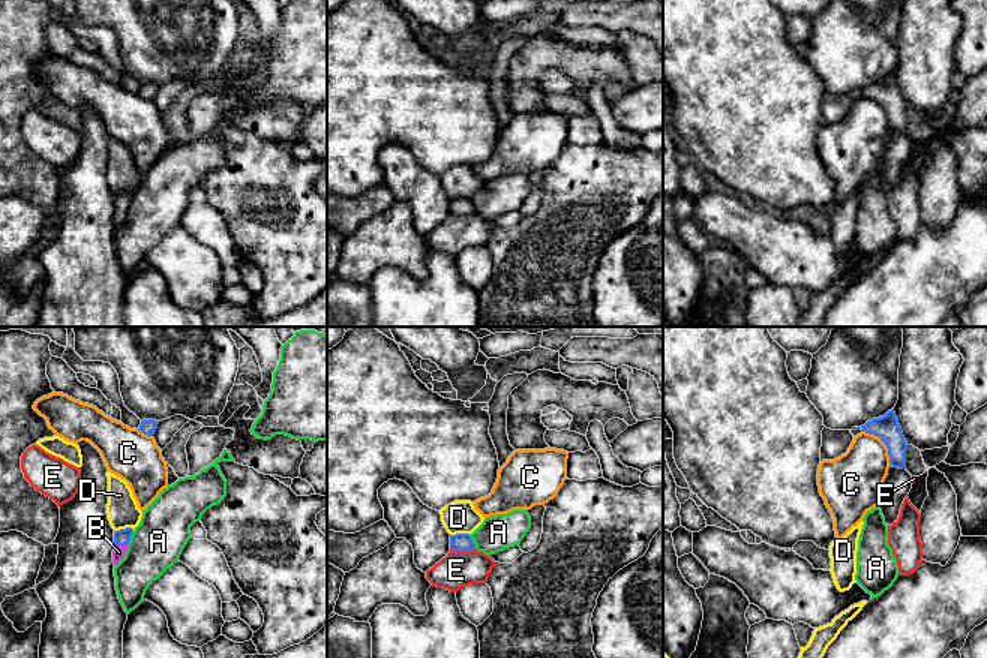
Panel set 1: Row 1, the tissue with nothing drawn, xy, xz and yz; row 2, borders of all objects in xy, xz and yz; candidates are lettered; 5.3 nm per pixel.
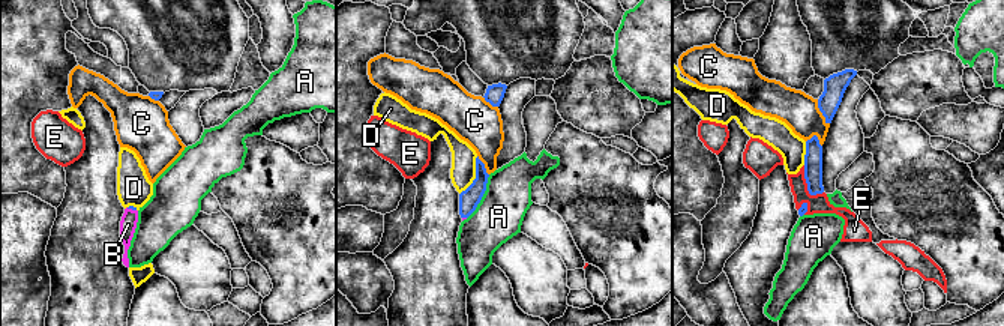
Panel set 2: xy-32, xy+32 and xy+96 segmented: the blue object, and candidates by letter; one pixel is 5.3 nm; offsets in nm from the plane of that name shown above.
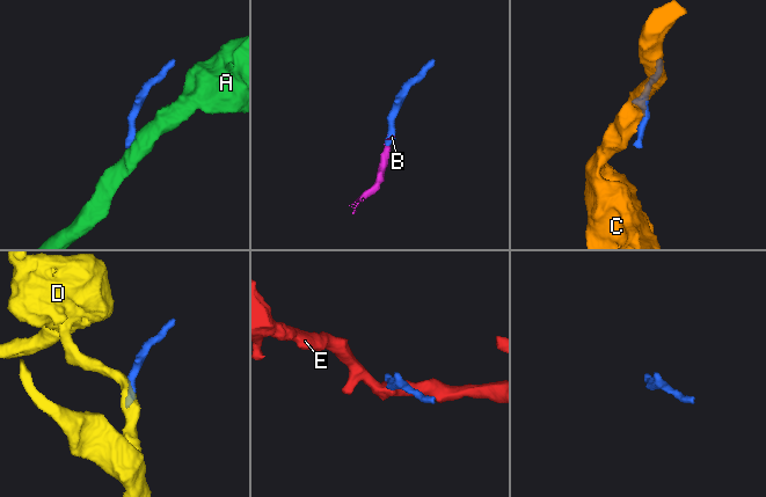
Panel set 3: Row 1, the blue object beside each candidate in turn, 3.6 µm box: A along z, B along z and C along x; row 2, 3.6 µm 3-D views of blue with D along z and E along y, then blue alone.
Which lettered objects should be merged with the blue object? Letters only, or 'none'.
B

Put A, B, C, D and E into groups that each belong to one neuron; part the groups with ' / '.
A / B / C / D / E

